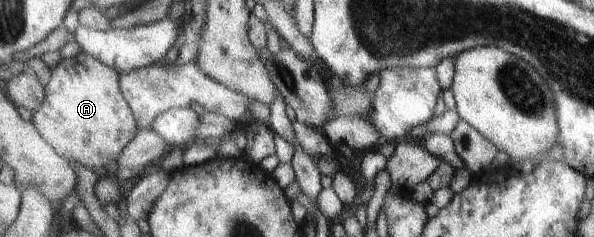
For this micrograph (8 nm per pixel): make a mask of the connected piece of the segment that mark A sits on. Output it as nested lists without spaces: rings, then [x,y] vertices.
[[[82,51],[70,59],[62,59],[55,68],[51,69],[49,84],[46,87],[47,98],[38,112],[30,115],[36,123],[39,132],[56,148],[61,156],[77,165],[77,167],[104,167],[115,172],[117,162],[124,149],[140,133],[139,123],[135,118],[127,99],[123,96],[119,82],[121,73],[102,60]]]

